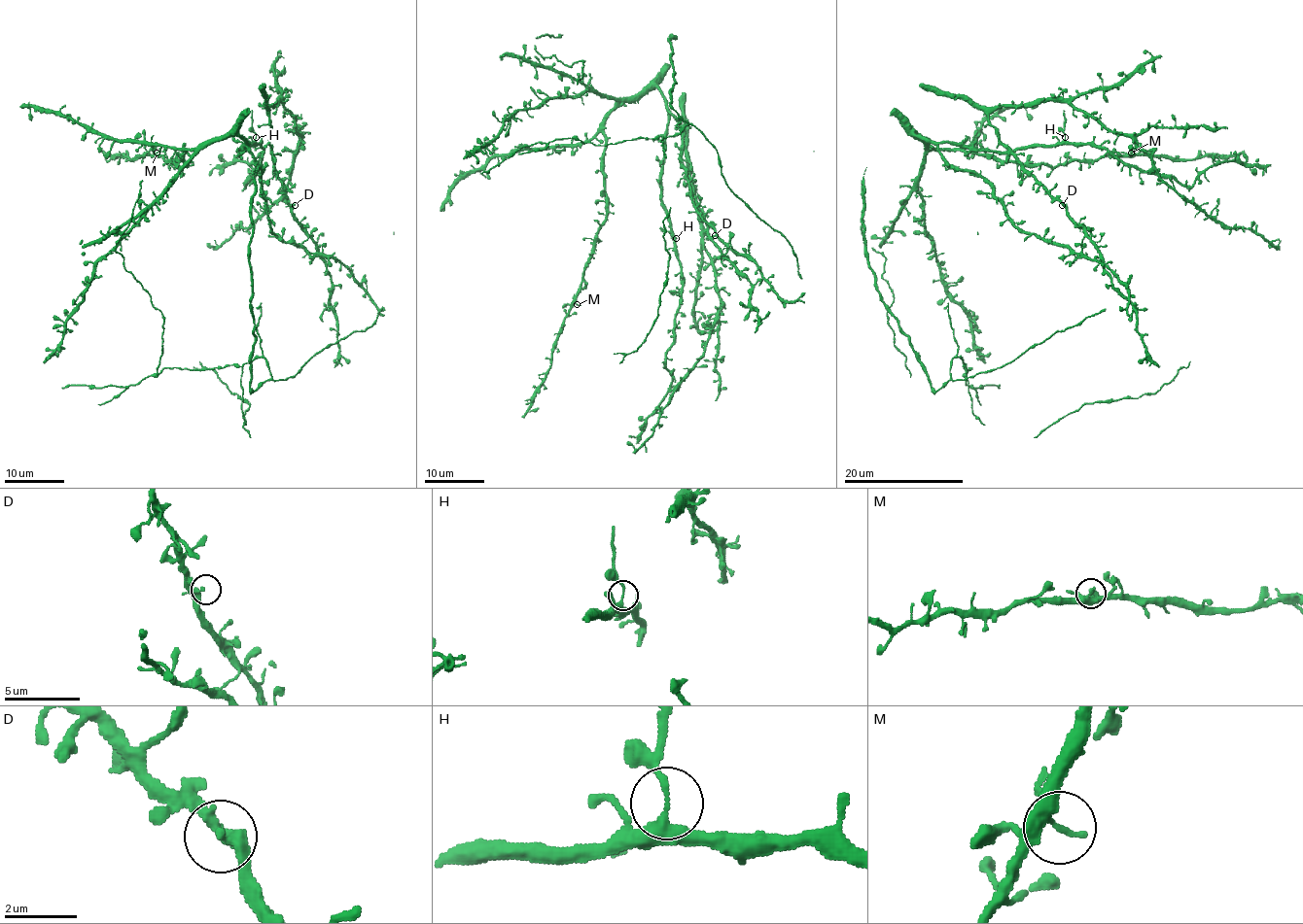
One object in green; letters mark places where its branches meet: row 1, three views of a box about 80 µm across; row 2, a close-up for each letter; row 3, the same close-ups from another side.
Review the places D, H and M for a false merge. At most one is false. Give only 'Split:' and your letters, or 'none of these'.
Split: H

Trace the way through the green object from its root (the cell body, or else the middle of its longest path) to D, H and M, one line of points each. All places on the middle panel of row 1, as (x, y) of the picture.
D: (759, 273), (752, 260), (740, 273), (715, 245), (712, 240), (715, 235)
H: (759, 273), (718, 235), (694, 204), (681, 162), (681, 127), (669, 112), (661, 206), (676, 239)
M: (759, 273), (700, 215), (681, 162), (681, 127), (651, 86), (625, 97), (605, 122), (606, 221), (577, 304)

